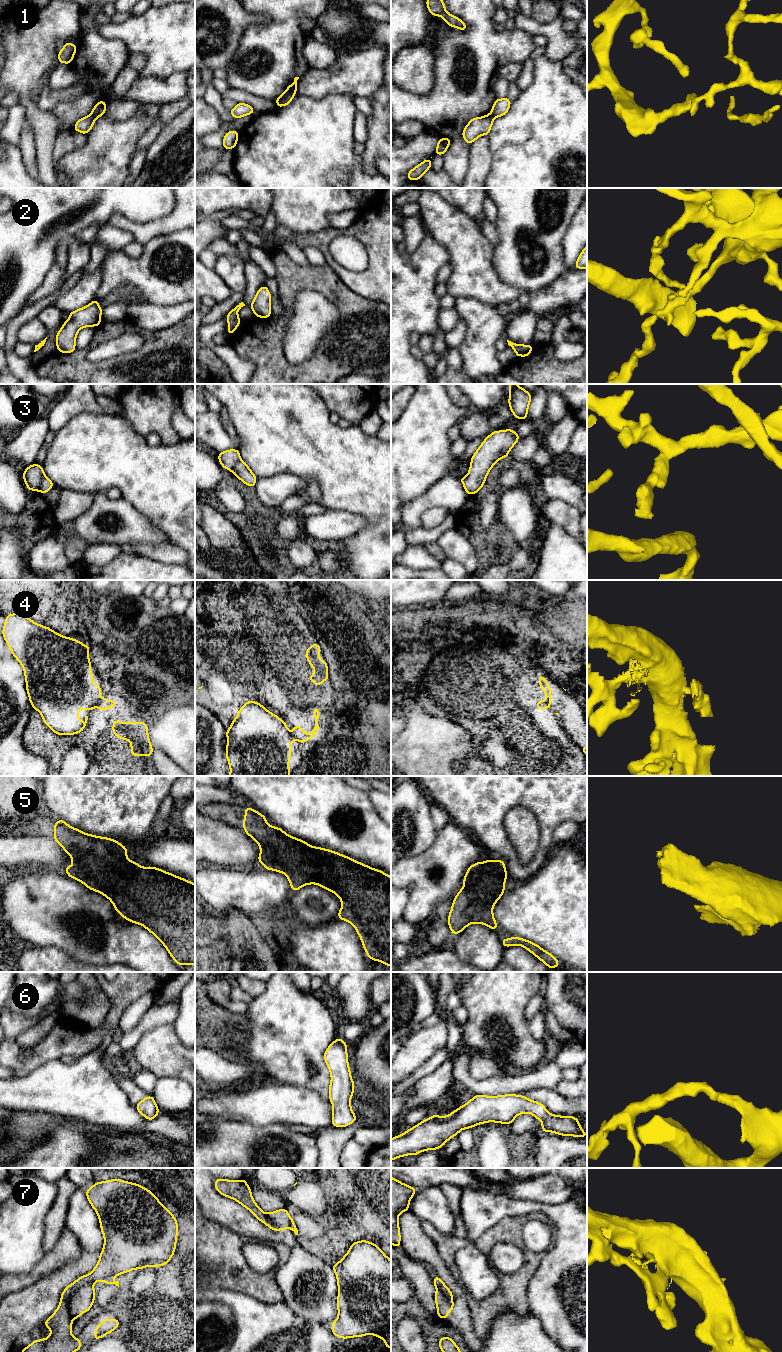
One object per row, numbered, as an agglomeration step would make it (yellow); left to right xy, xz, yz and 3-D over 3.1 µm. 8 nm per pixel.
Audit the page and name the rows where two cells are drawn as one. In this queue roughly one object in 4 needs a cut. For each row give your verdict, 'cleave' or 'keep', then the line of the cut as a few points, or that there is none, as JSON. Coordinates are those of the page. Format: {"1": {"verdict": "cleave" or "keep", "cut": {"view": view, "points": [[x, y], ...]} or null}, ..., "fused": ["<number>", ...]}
{"1": {"verdict": "cleave", "cut": {"view": "xz", "points": [[294, 93], [277, 103]]}}, "2": {"verdict": "keep", "cut": null}, "3": {"verdict": "cleave", "cut": {"view": "xy", "points": [[44, 474], [38, 490]]}}, "4": {"verdict": "cleave", "cut": {"view": "xz", "points": [[291, 734], [296, 739]]}}, "5": {"verdict": "keep", "cut": null}, "6": {"verdict": "keep", "cut": null}, "7": {"verdict": "cleave", "cut": {"view": "xy", "points": [[92, 1284], [83, 1284], [69, 1299], [69, 1310], [72, 1318]]}}, "fused": ["1", "3", "4", "7"]}

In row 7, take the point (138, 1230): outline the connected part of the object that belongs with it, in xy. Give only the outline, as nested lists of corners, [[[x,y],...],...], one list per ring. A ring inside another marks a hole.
[[[113,1179],[97,1182],[85,1193],[98,1214],[105,1240],[99,1261],[90,1274],[79,1277],[62,1292],[58,1308],[44,1323],[51,1330],[51,1334],[46,1339],[33,1341],[22,1352],[76,1352],[82,1344],[71,1334],[73,1318],[69,1299],[72,1294],[83,1285],[93,1285],[97,1281],[105,1281],[105,1285],[115,1284],[119,1287],[119,1282],[113,1281],[113,1277],[134,1269],[163,1266],[170,1261],[175,1252],[178,1223],[174,1215],[145,1187]]]

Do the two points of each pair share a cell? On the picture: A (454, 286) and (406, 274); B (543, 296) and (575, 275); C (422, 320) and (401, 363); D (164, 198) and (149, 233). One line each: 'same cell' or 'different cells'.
A: different cells
B: same cell
C: same cell
D: different cells

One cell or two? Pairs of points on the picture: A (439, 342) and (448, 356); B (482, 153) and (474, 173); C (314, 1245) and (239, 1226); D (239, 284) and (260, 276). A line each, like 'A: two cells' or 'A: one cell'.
A: one cell
B: one cell
C: two cells
D: two cells

